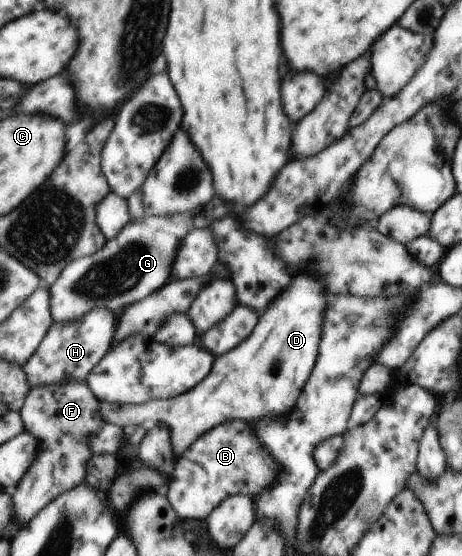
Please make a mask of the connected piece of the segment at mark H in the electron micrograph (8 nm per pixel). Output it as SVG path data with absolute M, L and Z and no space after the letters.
M95 308L71 323L53 323L35 353L24 363L23 369L30 387L67 383L73 378L85 380L91 370L110 350L118 317L111 310Z

